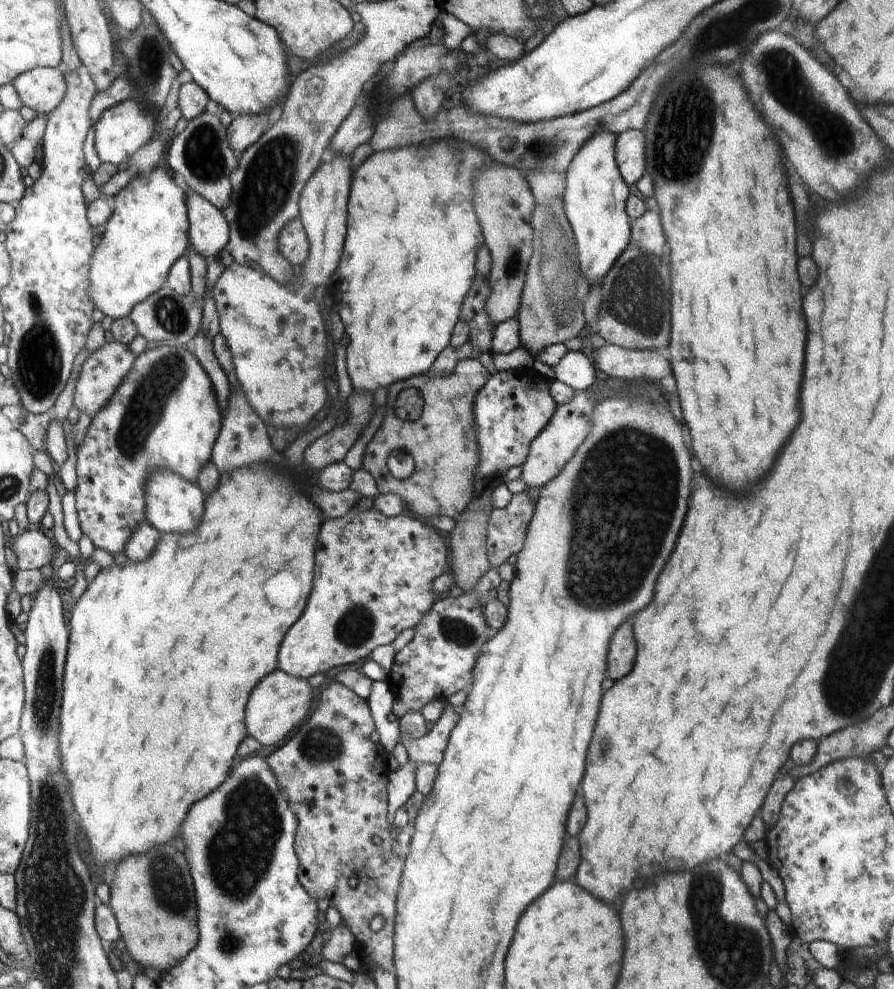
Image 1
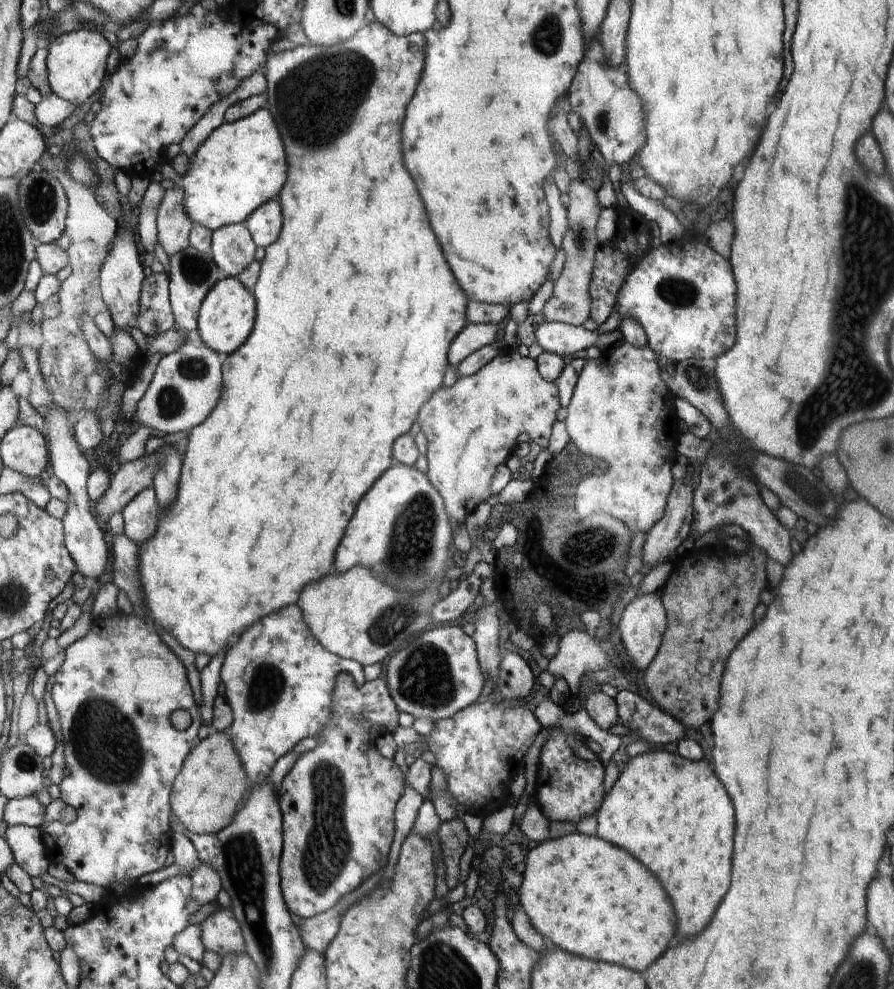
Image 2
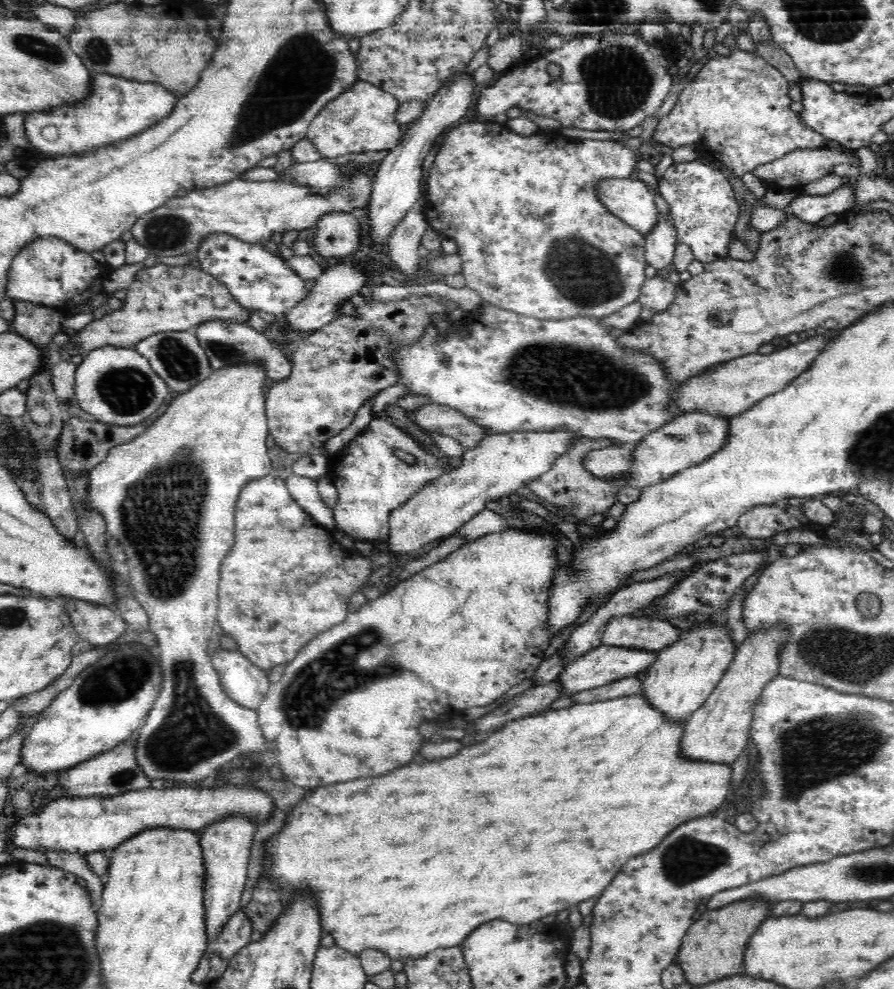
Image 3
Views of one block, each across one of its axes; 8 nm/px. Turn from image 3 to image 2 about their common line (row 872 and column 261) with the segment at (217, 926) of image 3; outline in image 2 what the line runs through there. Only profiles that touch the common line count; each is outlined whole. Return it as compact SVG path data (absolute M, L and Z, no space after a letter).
M278 198L259 206L245 220L252 240L257 247L268 248L280 236L283 214Z

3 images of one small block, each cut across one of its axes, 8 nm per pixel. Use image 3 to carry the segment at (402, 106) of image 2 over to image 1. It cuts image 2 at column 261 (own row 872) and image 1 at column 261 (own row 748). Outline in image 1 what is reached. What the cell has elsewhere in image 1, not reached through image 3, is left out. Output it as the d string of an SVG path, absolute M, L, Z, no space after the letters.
M266 464L236 468L232 474L222 473L218 486L205 495L202 522L198 522L196 530L191 530L192 534L159 533L155 549L148 558L141 561L128 559L124 565L113 563L100 570L73 606L67 672L63 674L59 751L61 769L69 782L71 801L76 806L98 862L114 862L126 854L140 854L156 844L168 842L184 822L188 808L216 790L230 774L236 750L244 736L249 734L244 724L248 696L262 678L277 669L278 648L284 635L302 616L313 587L316 538L325 517L321 508L304 494L302 488L298 488L298 482L274 472Z

